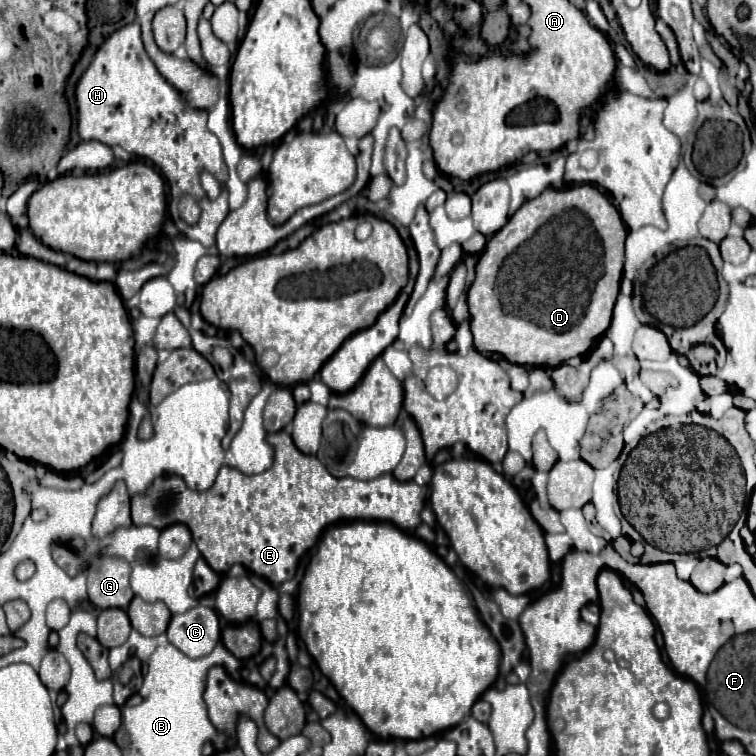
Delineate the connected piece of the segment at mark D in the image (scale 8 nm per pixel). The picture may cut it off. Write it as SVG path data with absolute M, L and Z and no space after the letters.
M572 184L562 188L546 188L540 198L534 198L534 202L524 202L522 208L518 208L506 226L498 230L486 244L478 264L476 264L476 280L468 290L468 306L470 306L470 326L474 334L474 346L480 352L498 352L506 356L510 362L522 364L522 366L558 366L566 362L572 356L582 356L590 350L592 342L602 336L612 320L612 308L620 290L620 276L624 266L624 240L626 240L626 224L620 216L620 212L612 206L612 202L606 198L602 190L598 190L592 184Z

